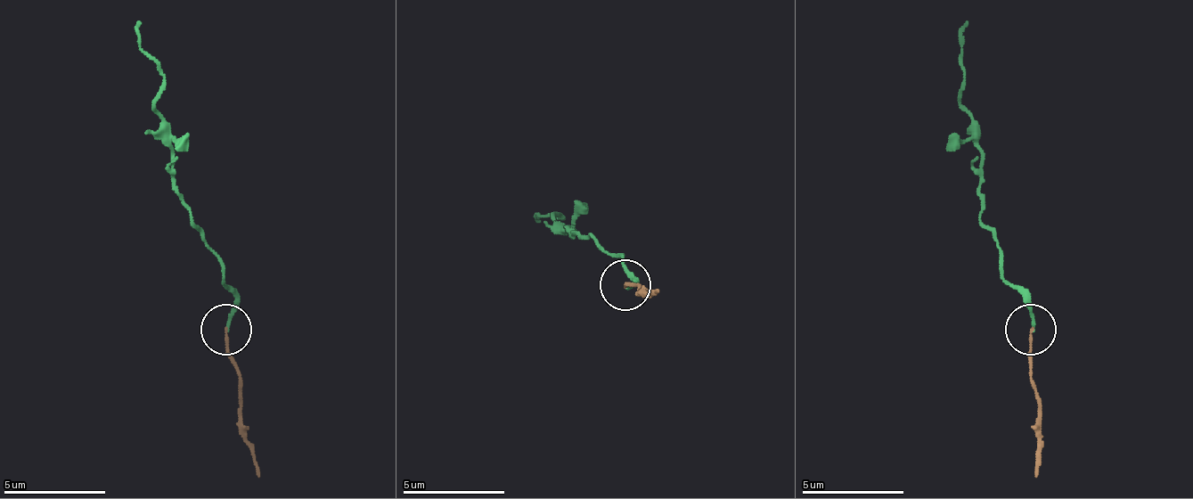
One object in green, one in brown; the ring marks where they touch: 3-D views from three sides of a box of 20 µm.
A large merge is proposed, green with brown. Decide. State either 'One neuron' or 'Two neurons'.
Two neurons

